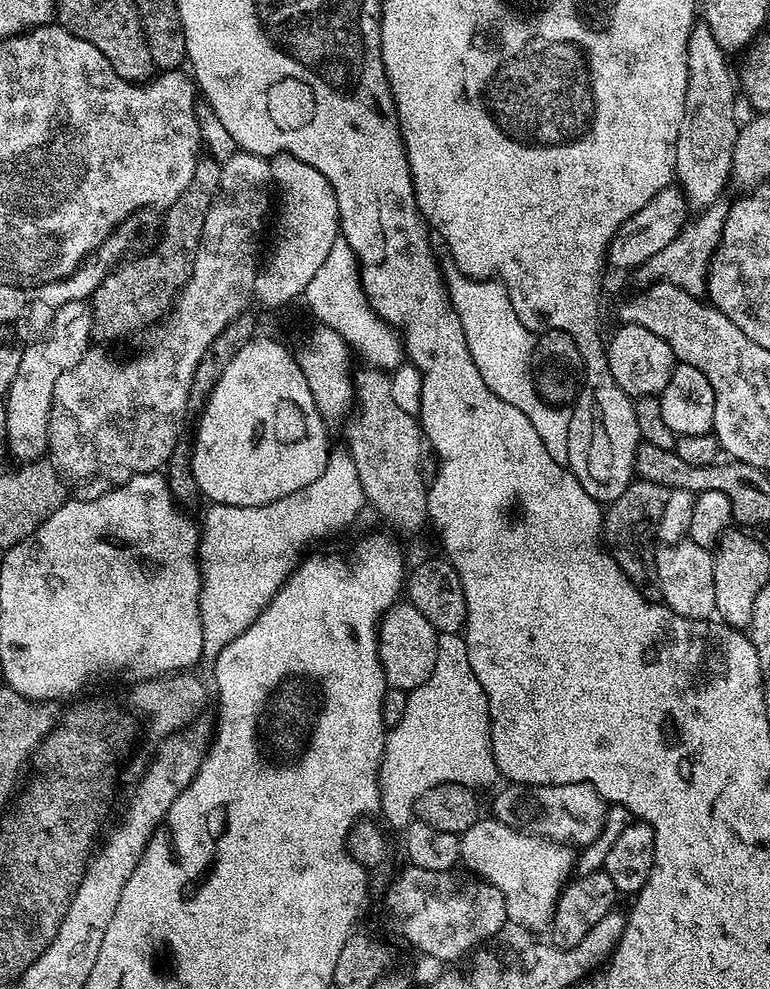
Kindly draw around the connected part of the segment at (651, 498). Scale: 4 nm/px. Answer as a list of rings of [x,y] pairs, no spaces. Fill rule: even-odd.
[[[636,478],[617,500],[607,505],[604,512],[602,536],[608,551],[612,553],[621,570],[630,578],[630,582],[634,582],[636,588],[654,601],[661,599],[660,579],[656,565],[657,532],[662,522],[668,493],[669,489],[658,486],[658,482]]]

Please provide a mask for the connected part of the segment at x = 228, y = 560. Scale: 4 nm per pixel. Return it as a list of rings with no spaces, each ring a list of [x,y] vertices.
[[[333,447],[328,453],[326,470],[310,482],[310,486],[302,486],[302,490],[294,490],[286,498],[278,498],[262,506],[230,506],[229,504],[212,504],[209,512],[202,520],[200,534],[200,621],[202,622],[203,659],[215,661],[216,656],[242,630],[246,630],[262,614],[274,594],[280,589],[292,569],[300,563],[306,550],[311,549],[315,540],[324,540],[343,528],[348,528],[356,520],[356,515],[366,508],[362,482],[358,482],[358,466],[354,466],[354,458],[347,447]]]

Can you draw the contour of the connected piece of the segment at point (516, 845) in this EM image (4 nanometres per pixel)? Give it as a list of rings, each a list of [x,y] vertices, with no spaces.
[[[495,818],[484,819],[477,819],[476,824],[459,837],[463,867],[502,892],[506,914],[512,924],[547,929],[552,923],[560,891],[574,872],[573,849],[566,844],[541,840],[539,836],[506,826]]]

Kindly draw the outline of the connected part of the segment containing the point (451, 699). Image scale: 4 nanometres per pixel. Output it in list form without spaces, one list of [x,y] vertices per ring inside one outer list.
[[[442,632],[437,638],[438,658],[433,673],[422,686],[412,692],[414,702],[408,703],[400,721],[387,729],[384,753],[380,759],[380,806],[383,823],[404,830],[414,820],[414,805],[423,792],[434,786],[457,784],[473,790],[488,788],[498,780],[494,754],[492,753],[492,719],[488,713],[488,699],[470,670],[470,658],[466,654],[466,642],[460,632]]]

